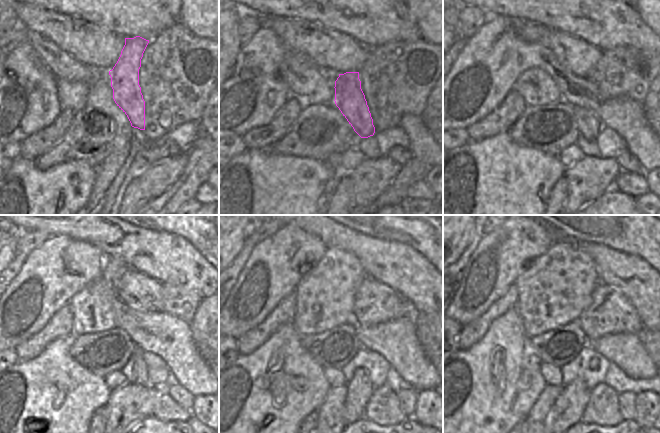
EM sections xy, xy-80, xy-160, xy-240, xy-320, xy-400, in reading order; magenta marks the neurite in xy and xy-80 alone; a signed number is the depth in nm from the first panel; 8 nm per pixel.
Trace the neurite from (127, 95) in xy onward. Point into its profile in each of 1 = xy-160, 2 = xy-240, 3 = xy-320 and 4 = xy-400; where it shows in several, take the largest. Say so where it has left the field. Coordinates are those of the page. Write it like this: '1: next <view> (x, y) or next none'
1: next xy-160 (589, 126)
2: next xy-240 (140, 368)
3: next xy-320 (359, 388)
4: next xy-400 (567, 410)

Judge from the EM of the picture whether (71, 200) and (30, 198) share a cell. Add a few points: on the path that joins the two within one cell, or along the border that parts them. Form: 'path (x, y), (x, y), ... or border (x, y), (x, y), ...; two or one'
path (64, 189), (61, 187), (50, 198), (41, 198); one

